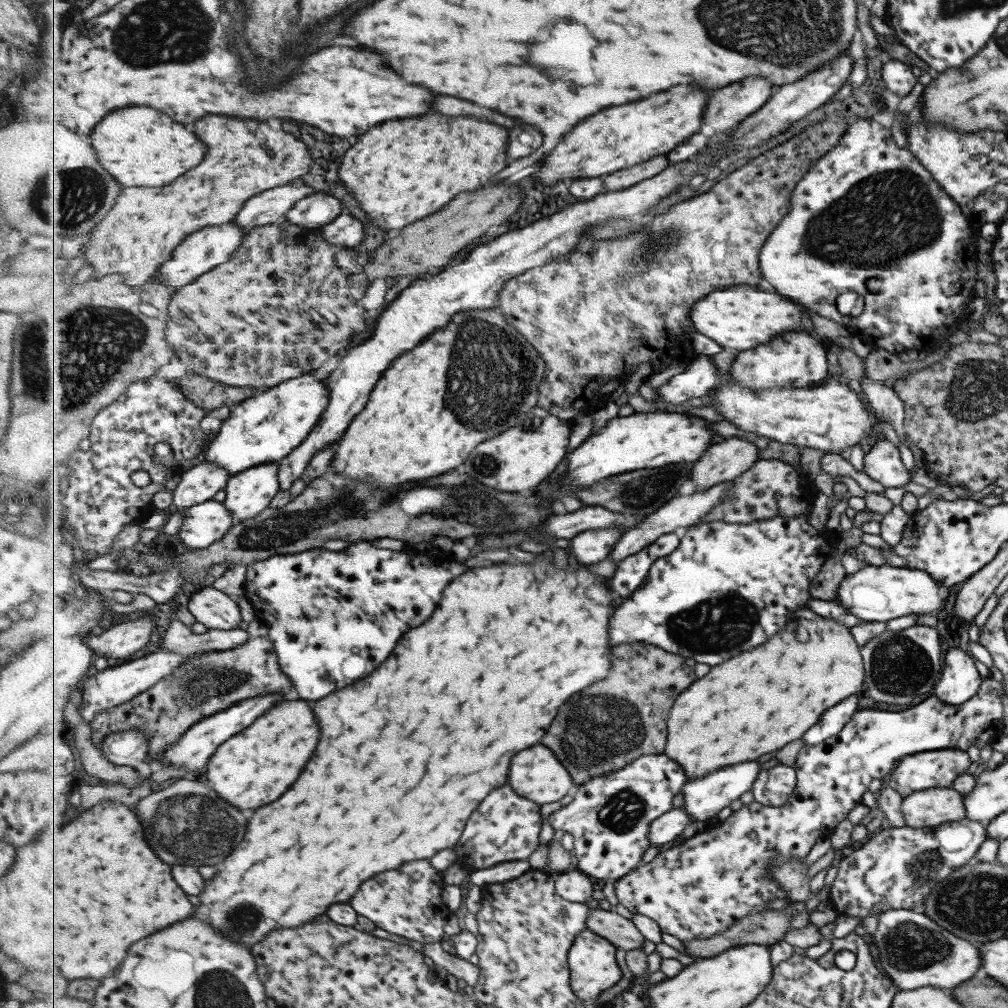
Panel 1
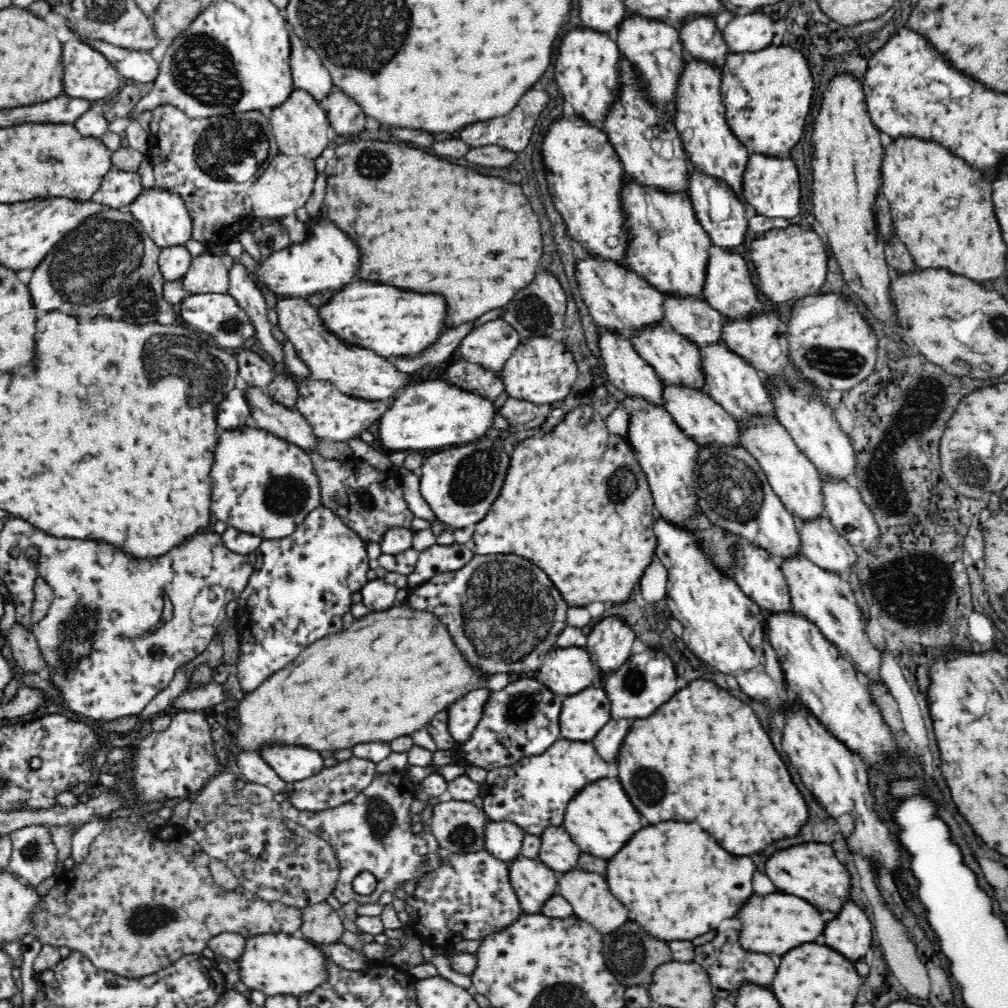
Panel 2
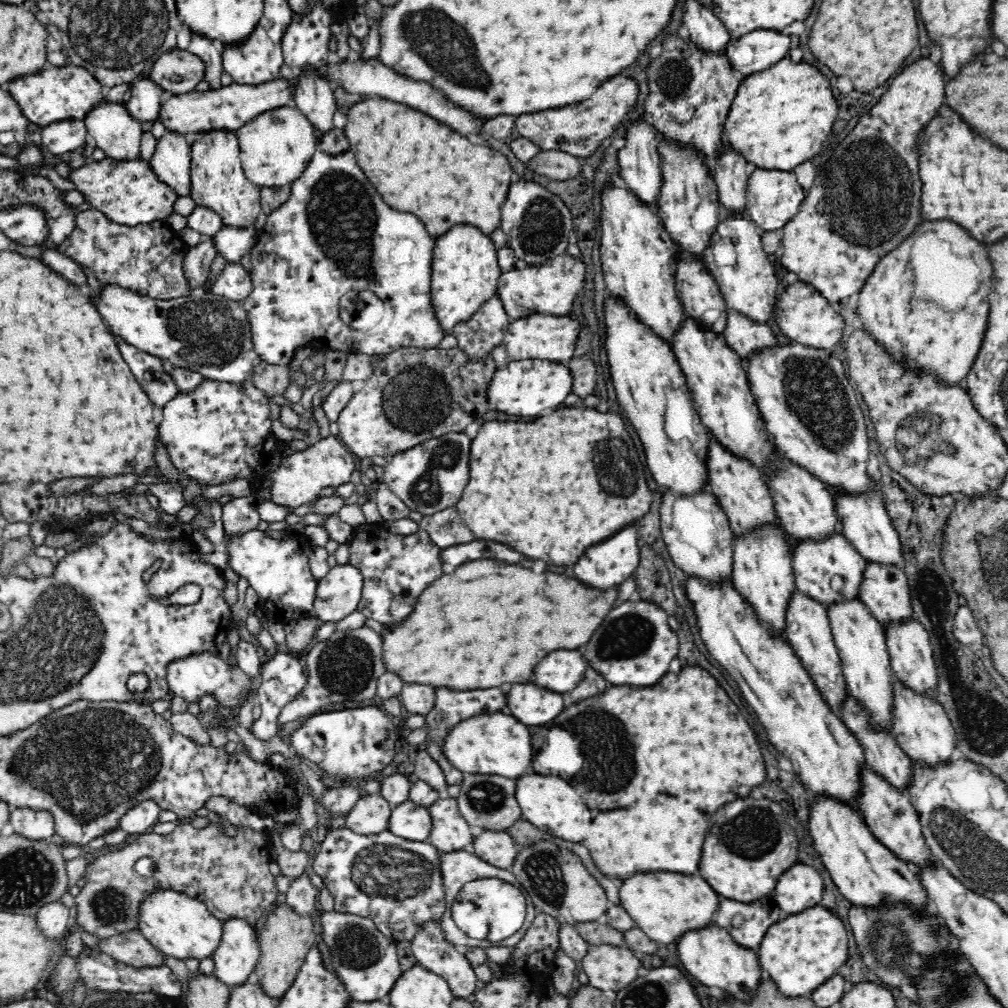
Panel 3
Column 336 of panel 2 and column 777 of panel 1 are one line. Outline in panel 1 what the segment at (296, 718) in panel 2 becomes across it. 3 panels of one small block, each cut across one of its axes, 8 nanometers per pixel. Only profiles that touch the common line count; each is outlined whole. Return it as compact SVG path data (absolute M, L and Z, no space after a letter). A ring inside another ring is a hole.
M830 618L796 619L788 626L788 630L764 646L758 646L748 654L740 654L738 658L732 658L732 662L716 666L706 678L698 680L688 691L684 691L669 718L666 754L684 766L692 780L707 777L720 769L758 761L761 756L778 752L790 742L804 738L832 706L852 695L863 695L864 677L861 647L850 628ZM799 625L808 630L808 642L798 640L795 630Z

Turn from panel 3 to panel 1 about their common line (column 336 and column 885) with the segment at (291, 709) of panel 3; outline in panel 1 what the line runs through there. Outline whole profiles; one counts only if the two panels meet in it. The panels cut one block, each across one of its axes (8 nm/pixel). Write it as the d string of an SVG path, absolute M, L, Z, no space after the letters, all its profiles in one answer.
M915 625L896 632L886 630L861 647L861 656L865 669L864 698L889 703L885 711L903 711L928 699L928 693L935 688L943 669L939 634L930 626Z

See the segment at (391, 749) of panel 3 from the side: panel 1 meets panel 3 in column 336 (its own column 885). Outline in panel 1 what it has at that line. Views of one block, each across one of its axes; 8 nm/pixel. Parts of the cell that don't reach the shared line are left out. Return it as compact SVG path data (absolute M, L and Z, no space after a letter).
M989 676L983 680L972 699L958 706L946 704L934 696L900 712L865 709L861 706L834 738L827 738L814 746L805 745L800 750L795 767L799 781L788 804L781 808L769 807L756 800L744 804L741 809L733 811L718 828L707 828L699 832L683 843L659 853L653 861L640 865L634 872L616 881L617 898L634 915L649 916L659 923L662 932L672 934L683 942L712 938L726 932L751 914L771 910L771 900L780 899L784 904L788 901L787 890L776 879L769 877L769 868L777 858L806 858L818 838L829 838L831 834L824 832L833 832L836 825L847 818L850 810L858 806L862 794L868 790L868 784L874 778L886 780L906 756L934 749L966 751L970 746L981 749L994 743L1004 728L1003 703L1000 698L1002 693L1002 683Z

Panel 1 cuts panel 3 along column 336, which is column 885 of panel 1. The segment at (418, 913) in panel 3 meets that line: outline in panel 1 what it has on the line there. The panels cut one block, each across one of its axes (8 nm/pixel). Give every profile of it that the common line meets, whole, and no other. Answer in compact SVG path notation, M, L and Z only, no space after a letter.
M962 820L945 822L935 827L912 828L908 825L894 828L884 826L877 830L860 848L838 860L838 873L829 889L831 904L839 915L864 919L870 914L879 916L882 911L905 908L922 912L924 901L937 883L950 876L953 870L969 863L973 854L987 839L986 822Z

